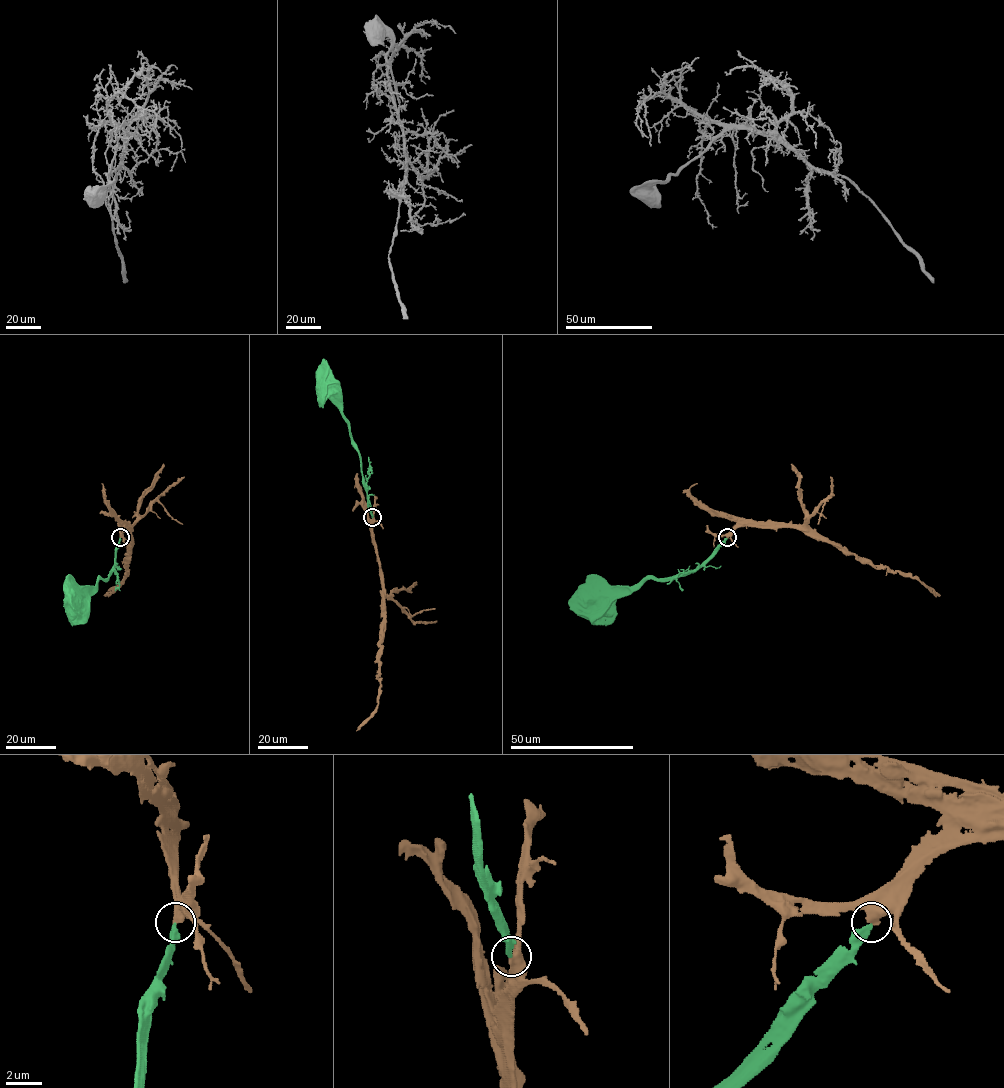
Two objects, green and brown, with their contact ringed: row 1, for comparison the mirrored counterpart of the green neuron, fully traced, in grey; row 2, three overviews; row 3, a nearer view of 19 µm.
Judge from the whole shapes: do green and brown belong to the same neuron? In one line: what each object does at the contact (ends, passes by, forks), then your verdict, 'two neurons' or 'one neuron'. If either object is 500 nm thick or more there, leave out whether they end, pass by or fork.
one neuron

